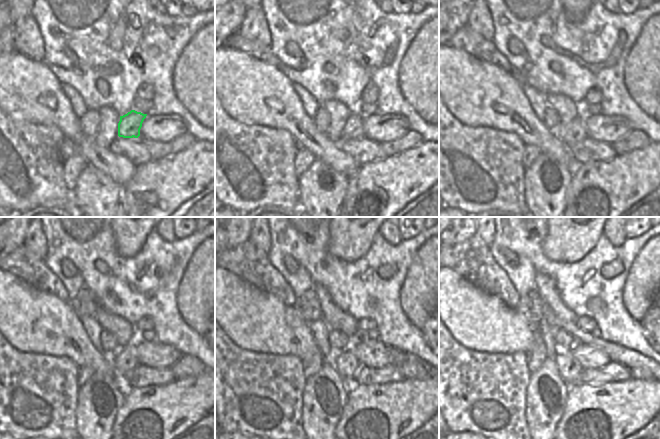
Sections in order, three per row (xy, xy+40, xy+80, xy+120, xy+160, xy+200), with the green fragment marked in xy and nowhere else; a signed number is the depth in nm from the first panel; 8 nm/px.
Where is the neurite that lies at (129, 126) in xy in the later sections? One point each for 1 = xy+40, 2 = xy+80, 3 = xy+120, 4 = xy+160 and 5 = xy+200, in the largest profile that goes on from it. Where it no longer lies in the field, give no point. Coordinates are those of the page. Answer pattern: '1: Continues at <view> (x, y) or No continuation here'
1: Continues at xy+40 (354, 127)
2: Continues at xy+80 (575, 132)
3: Continues at xy+120 (125, 360)
4: Continues at xy+160 (346, 364)
5: Continues at xy+200 (569, 368).

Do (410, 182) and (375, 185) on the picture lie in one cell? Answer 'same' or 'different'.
same

